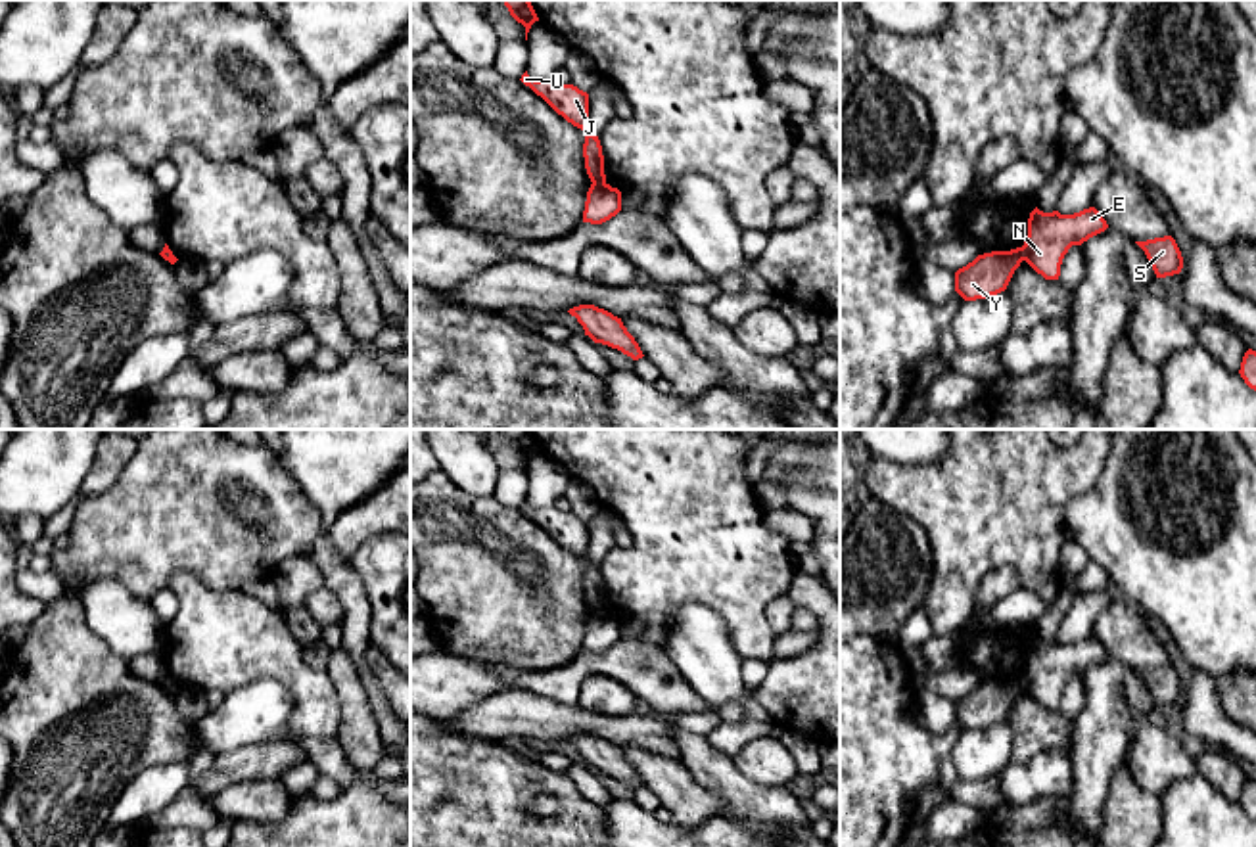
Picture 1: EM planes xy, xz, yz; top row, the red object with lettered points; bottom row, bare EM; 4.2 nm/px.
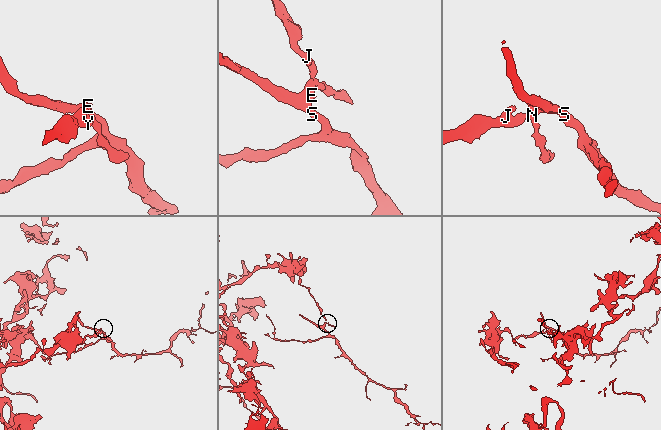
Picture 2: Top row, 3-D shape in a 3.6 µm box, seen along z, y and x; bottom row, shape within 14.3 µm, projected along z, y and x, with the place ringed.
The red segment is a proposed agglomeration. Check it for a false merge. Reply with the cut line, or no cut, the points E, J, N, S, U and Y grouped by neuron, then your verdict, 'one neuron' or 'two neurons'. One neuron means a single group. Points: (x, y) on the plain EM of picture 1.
xz (593, 612), (604, 614) | E N S / J U Y | two neurons

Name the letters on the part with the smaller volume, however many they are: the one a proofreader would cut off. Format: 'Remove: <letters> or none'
Remove: E, N, S

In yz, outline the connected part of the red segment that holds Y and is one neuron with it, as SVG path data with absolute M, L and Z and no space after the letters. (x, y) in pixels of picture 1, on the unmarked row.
M1022 676L978 684L972 692L955 701L955 721L965 730L997 724L1007 719L1022 690Z

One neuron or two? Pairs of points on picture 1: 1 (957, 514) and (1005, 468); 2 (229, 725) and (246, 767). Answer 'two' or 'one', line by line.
1: one
2: two

